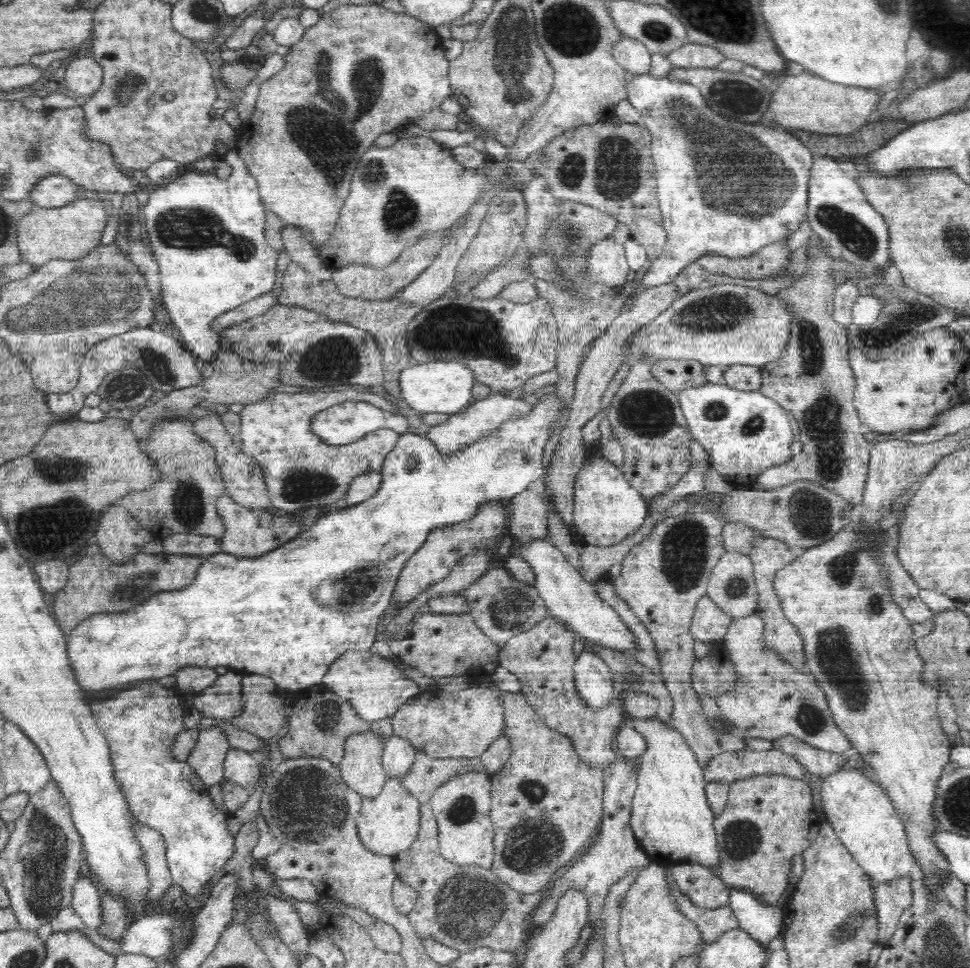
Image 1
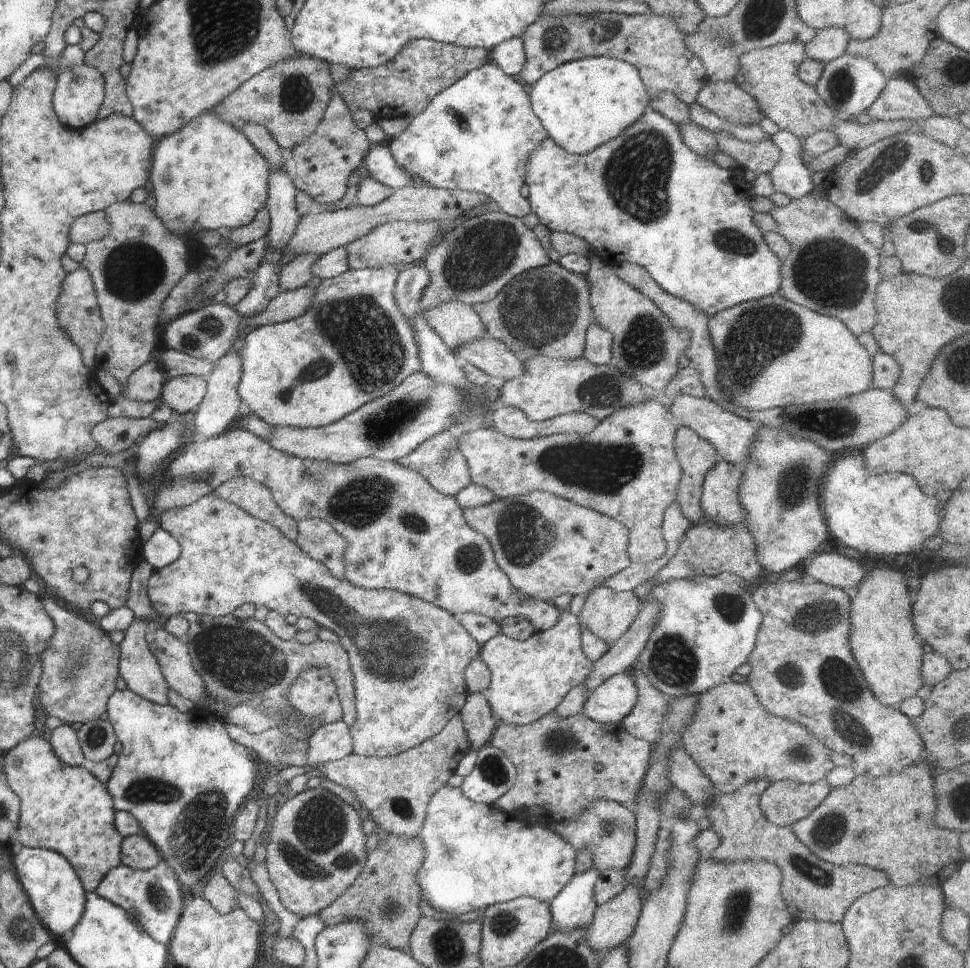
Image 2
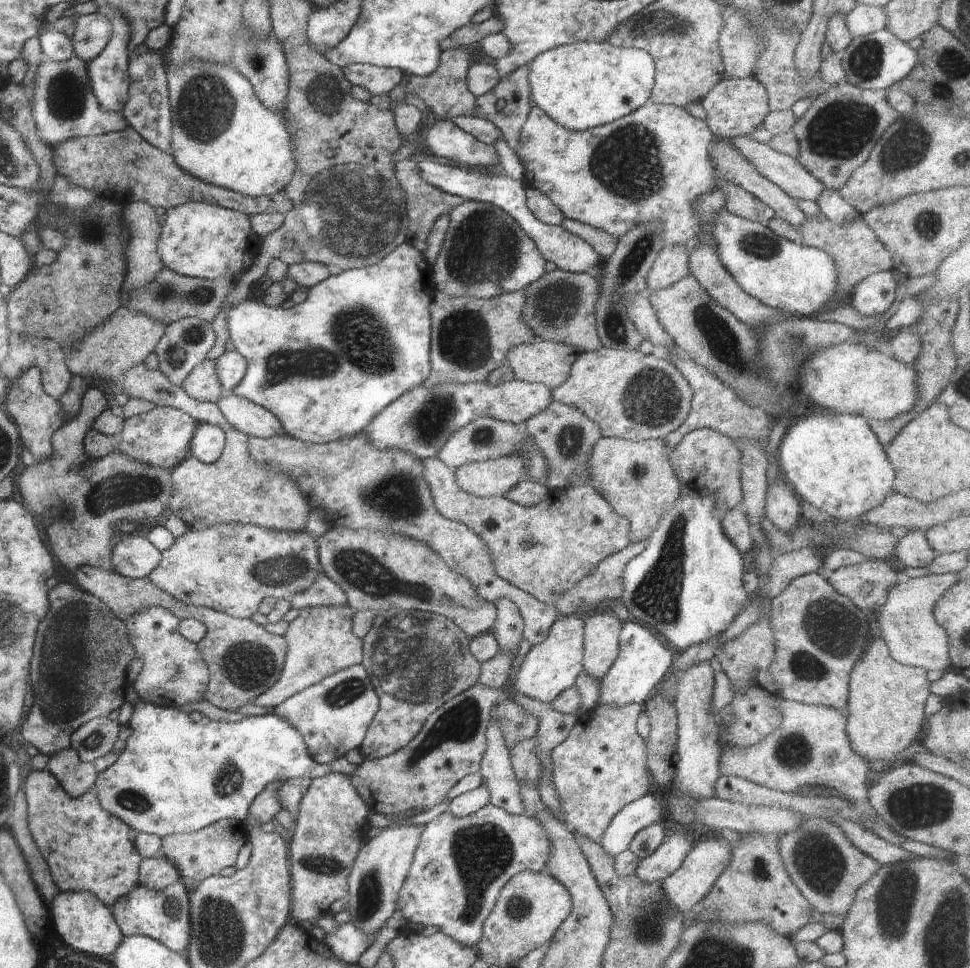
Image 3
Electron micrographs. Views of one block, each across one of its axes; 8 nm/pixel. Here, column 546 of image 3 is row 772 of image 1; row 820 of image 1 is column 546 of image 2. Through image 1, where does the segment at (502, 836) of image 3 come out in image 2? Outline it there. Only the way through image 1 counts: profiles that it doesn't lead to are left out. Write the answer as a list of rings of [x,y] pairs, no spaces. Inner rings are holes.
[[[448,784],[442,785],[432,795],[427,806],[427,813],[418,836],[423,842],[425,848],[425,855],[423,863],[417,872],[417,883],[424,894],[424,898],[429,902],[430,906],[436,910],[452,912],[452,914],[464,915],[466,913],[476,911],[478,909],[485,909],[494,903],[503,903],[514,900],[518,897],[534,897],[535,899],[550,903],[550,901],[566,886],[566,883],[574,877],[575,874],[575,848],[562,837],[559,837],[550,828],[543,828],[534,822],[524,822],[514,813],[504,813],[495,806],[490,806],[484,803],[477,803],[471,801],[463,794],[460,787],[450,787]]]

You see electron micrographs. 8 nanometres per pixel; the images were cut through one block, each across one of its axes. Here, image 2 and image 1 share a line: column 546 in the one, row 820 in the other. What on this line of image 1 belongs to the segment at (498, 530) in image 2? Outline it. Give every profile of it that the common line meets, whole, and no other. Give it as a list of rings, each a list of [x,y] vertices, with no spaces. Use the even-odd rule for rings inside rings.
[[[501,691],[502,707],[505,714],[504,733],[511,739],[512,754],[508,757],[508,762],[494,774],[489,775],[491,779],[491,819],[494,826],[494,862],[491,866],[492,872],[501,881],[509,884],[514,890],[521,893],[532,894],[544,890],[546,886],[555,878],[566,866],[576,858],[580,850],[584,850],[599,829],[599,824],[603,818],[603,792],[604,792],[604,773],[603,768],[584,764],[578,753],[574,750],[572,741],[558,731],[546,726],[536,713],[536,709],[530,706],[527,699],[521,692],[508,693]]]

